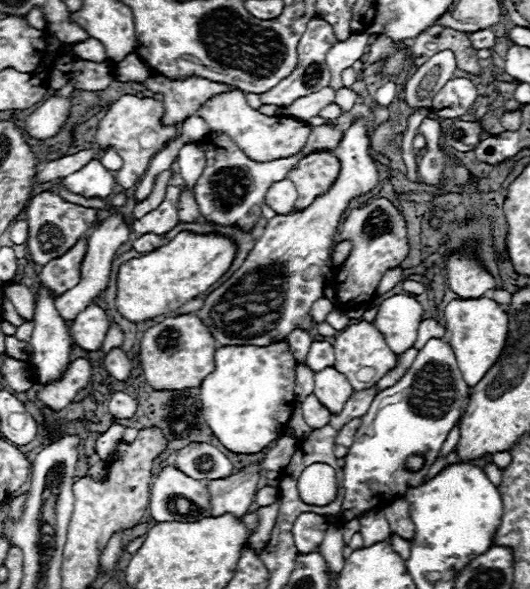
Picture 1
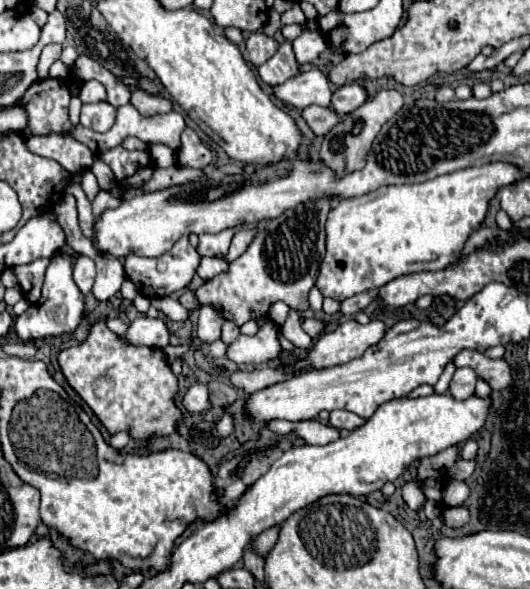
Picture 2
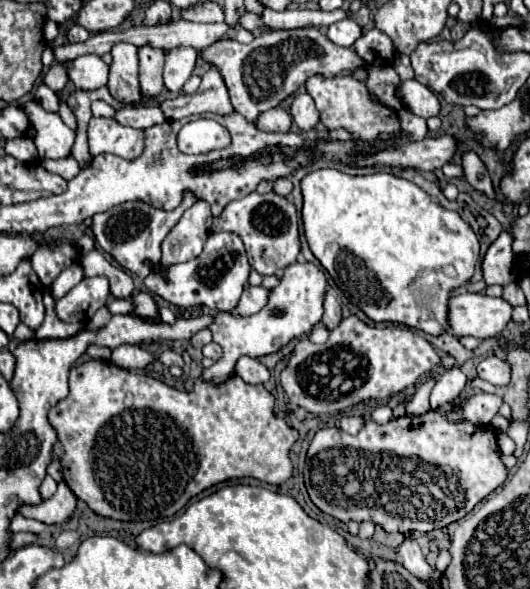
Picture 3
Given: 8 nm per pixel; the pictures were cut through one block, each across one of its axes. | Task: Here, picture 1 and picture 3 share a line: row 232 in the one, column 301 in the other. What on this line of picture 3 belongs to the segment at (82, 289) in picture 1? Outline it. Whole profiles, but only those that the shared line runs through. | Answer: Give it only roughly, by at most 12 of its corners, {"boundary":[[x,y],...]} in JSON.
{"boundary":[[298,92],[290,116],[300,130],[318,124],[318,110],[308,92]]}

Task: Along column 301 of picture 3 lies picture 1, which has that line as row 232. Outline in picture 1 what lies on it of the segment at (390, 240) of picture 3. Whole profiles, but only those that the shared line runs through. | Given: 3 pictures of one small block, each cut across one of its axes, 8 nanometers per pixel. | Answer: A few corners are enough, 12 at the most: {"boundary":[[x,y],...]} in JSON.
{"boundary":[[180,232],[120,264],[116,310],[134,324],[218,282],[236,244]]}

